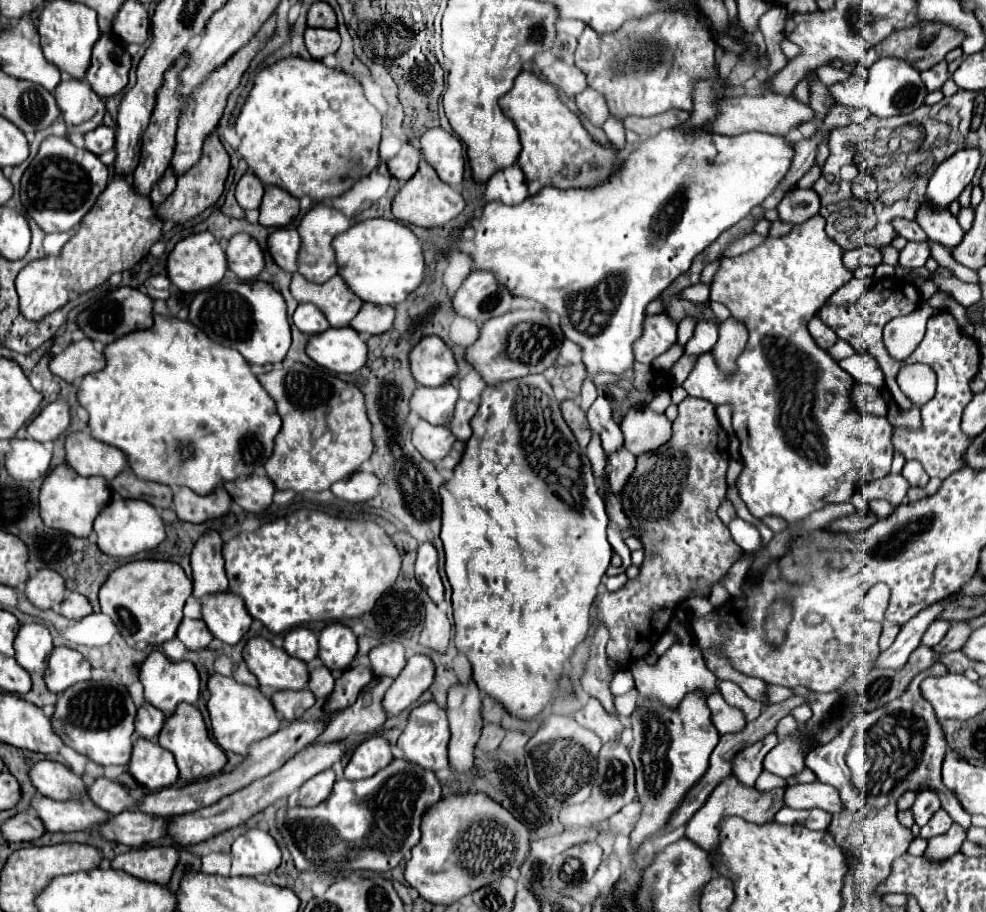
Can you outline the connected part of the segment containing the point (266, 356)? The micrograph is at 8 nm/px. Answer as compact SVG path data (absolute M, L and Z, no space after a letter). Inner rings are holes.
M223 281L195 295L189 307L189 321L209 339L237 349L247 363L281 363L291 345L287 305L279 291L265 281Z

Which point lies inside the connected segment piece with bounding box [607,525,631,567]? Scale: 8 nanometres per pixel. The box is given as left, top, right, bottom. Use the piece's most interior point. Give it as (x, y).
(615, 539)

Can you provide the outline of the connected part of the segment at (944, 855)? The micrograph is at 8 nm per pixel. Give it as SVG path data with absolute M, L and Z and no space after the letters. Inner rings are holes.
M953 823L947 833L929 839L929 847L925 851L925 857L933 859L933 861L949 859L951 855L955 855L961 849L961 843L965 841L965 837L967 837L965 829L961 829L961 825L957 825L957 823Z

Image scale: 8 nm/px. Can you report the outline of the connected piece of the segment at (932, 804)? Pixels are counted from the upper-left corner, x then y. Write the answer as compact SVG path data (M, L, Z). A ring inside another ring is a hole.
M929 789L917 791L915 803L913 803L913 807L911 807L911 813L913 813L915 823L917 823L919 827L923 827L939 807L941 807L939 797L937 797L933 791L929 791Z

